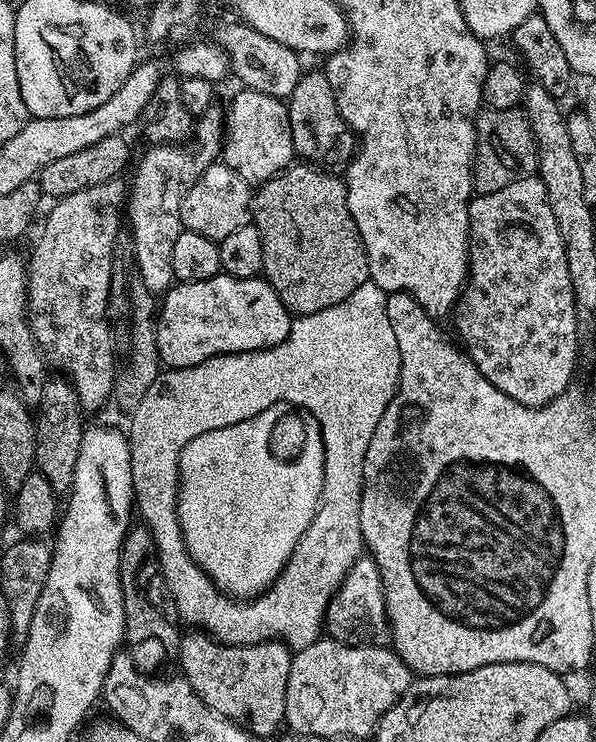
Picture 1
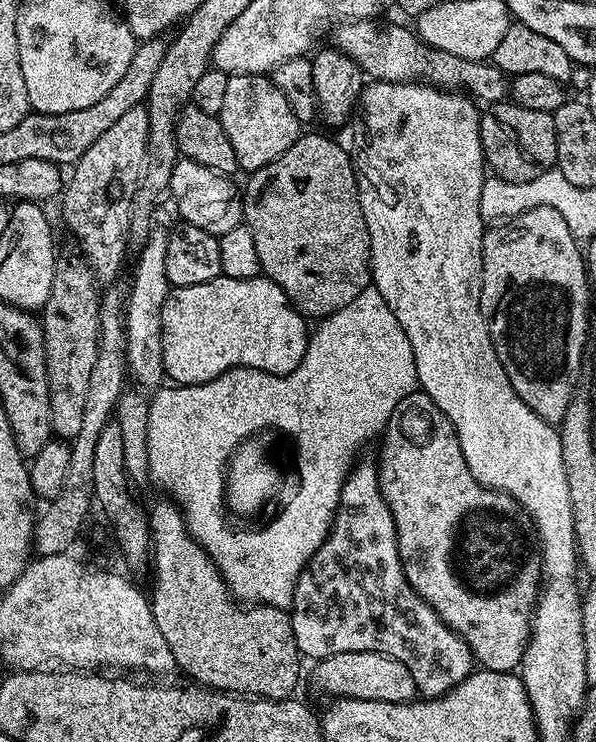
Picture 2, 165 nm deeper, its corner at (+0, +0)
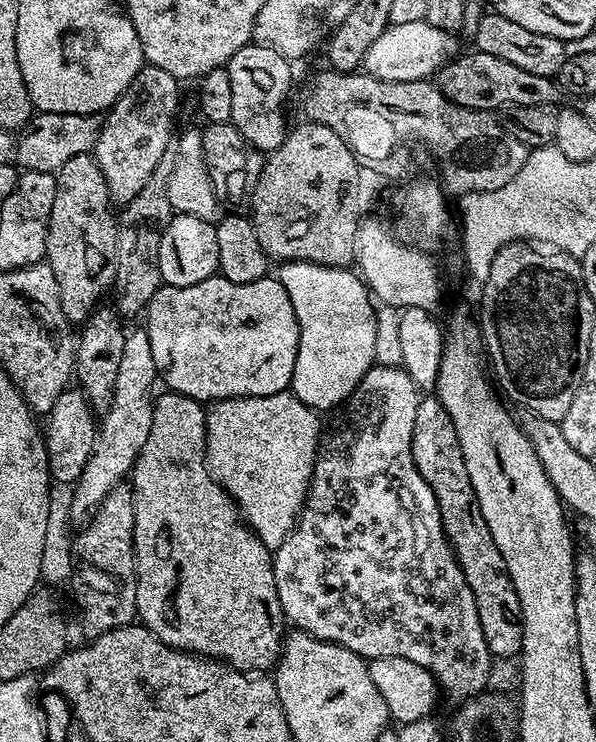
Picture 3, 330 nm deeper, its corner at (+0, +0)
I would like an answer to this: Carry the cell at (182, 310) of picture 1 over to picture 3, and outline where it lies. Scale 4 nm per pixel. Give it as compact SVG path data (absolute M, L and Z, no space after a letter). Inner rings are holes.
M219 274L206 278L202 282L194 282L194 286L170 286L164 284L156 291L154 298L150 298L146 309L148 325L146 331L150 338L150 354L154 354L154 366L159 379L164 380L173 392L181 392L190 398L201 402L215 402L226 398L238 398L239 396L265 396L266 394L278 394L287 392L292 386L292 375L294 374L294 358L298 358L298 318L294 314L294 306L290 306L290 294L282 287L279 279L265 278L258 282L246 282L235 284L225 276Z

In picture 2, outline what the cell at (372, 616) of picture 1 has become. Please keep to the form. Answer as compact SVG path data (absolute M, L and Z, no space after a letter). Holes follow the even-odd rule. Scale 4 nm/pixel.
M361 459L353 464L342 486L340 505L322 546L310 558L294 586L290 615L294 642L301 657L315 662L343 652L381 652L406 666L421 697L444 696L474 670L472 652L466 642L412 589L400 561L394 518L380 493L377 465Z

